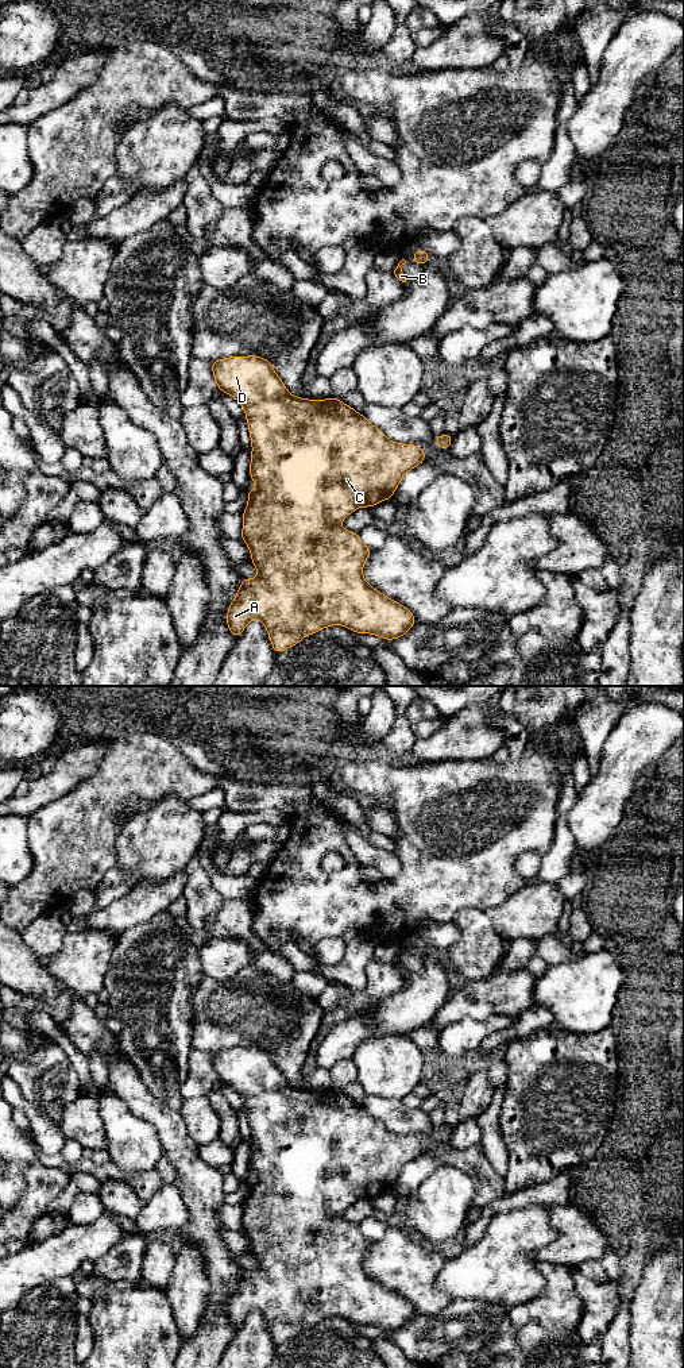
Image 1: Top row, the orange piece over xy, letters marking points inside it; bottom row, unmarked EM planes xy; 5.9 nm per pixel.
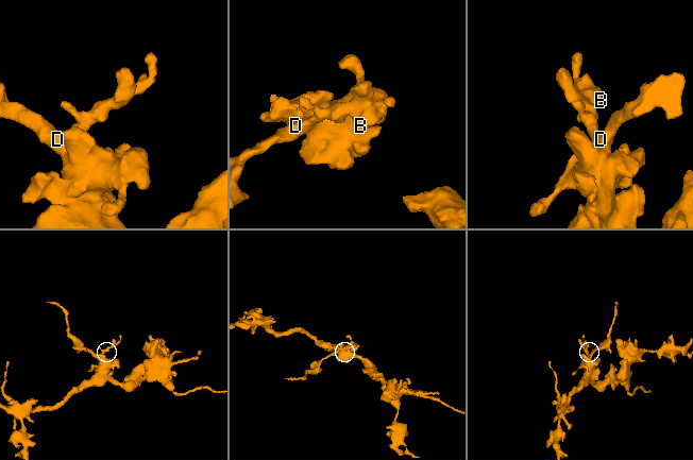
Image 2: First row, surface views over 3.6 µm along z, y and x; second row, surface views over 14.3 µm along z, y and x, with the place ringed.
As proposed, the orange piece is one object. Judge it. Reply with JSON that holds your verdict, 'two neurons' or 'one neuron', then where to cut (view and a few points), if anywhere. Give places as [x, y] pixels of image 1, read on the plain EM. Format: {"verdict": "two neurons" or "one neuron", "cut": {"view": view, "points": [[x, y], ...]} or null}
{"verdict": "one neuron", "cut": null}

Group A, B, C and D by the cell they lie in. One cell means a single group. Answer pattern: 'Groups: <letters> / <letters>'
Groups: A B C D

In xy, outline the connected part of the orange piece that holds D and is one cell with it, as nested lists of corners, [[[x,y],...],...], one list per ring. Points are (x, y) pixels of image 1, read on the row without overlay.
[[[258,1047],[248,1048],[229,1048],[219,1052],[212,1052],[212,1064],[216,1071],[217,1080],[220,1083],[225,1083],[227,1086],[236,1090],[246,1105],[248,1124],[251,1128],[251,1155],[250,1155],[250,1167],[252,1172],[256,1175],[256,1180],[250,1183],[246,1182],[248,1187],[248,1195],[241,1205],[243,1207],[243,1221],[241,1221],[241,1232],[248,1237],[251,1244],[251,1253],[258,1261],[258,1268],[248,1271],[243,1269],[239,1282],[236,1283],[235,1291],[228,1296],[227,1303],[227,1317],[232,1323],[235,1330],[237,1330],[247,1315],[251,1311],[260,1311],[263,1317],[267,1319],[267,1326],[273,1336],[273,1341],[275,1345],[282,1344],[295,1336],[298,1336],[305,1327],[314,1326],[322,1319],[328,1319],[331,1317],[343,1317],[355,1325],[370,1325],[380,1327],[384,1332],[394,1332],[402,1329],[416,1314],[414,1306],[405,1299],[402,1295],[389,1290],[383,1284],[371,1279],[368,1273],[363,1268],[363,1256],[371,1245],[371,1240],[368,1240],[360,1230],[359,1226],[351,1224],[339,1215],[353,1202],[358,1199],[372,1199],[374,1196],[393,1190],[394,1183],[401,1175],[402,1168],[411,1160],[424,1155],[425,1142],[416,1136],[401,1136],[391,1133],[384,1128],[384,1125],[372,1117],[362,1105],[358,1105],[353,1099],[344,1095],[339,1090],[329,1088],[326,1091],[309,1091],[300,1090],[289,1084],[282,1071],[275,1064],[271,1053],[268,1051],[260,1049]]]

